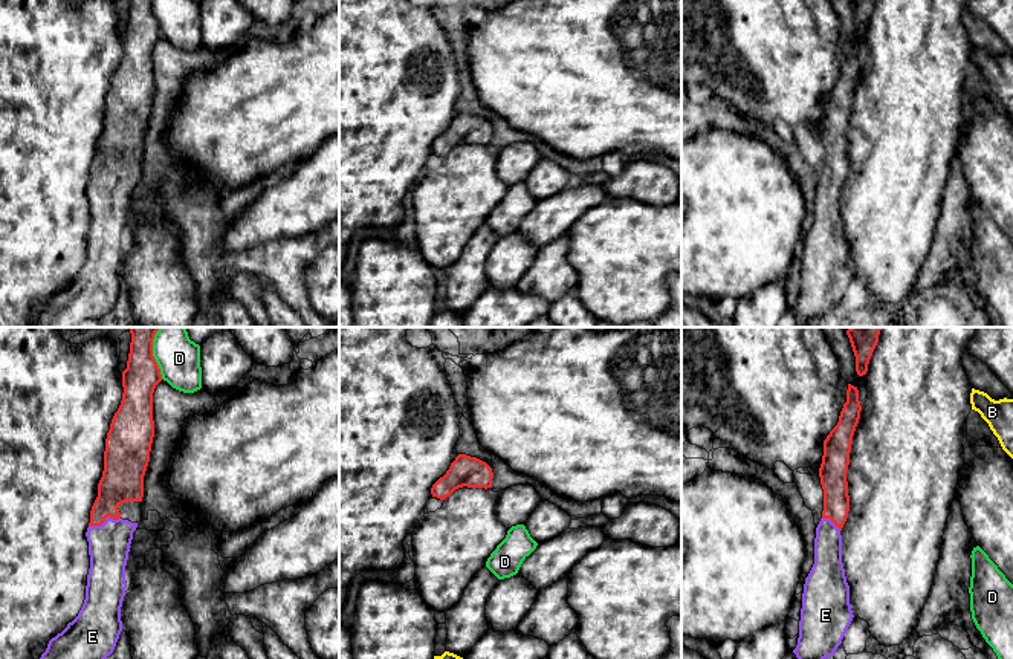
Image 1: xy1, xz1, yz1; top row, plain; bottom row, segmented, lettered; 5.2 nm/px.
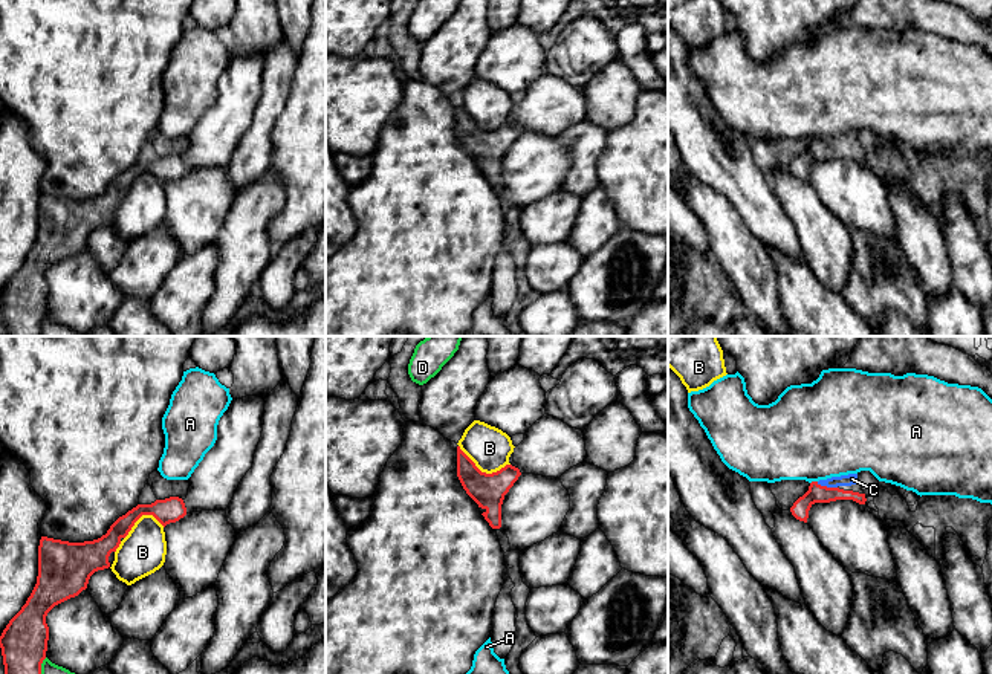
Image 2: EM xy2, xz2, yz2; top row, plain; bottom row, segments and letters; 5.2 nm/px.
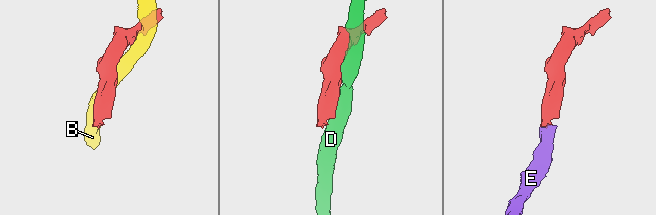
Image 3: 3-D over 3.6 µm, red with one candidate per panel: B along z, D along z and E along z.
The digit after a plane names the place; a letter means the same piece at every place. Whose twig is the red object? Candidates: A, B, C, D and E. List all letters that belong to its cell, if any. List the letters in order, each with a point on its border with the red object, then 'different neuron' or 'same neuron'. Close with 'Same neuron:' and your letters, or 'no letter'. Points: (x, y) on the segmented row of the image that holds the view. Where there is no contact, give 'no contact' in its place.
A: contact yz2 (813, 482); different neuron
B: contact xz2 (483, 473); different neuron
C: contact yz2 (826, 486); same neuron
D: contact xy1 (152, 353); different neuron
E: contact xy1 (104, 520); same neuron
Same neuron: C, E

